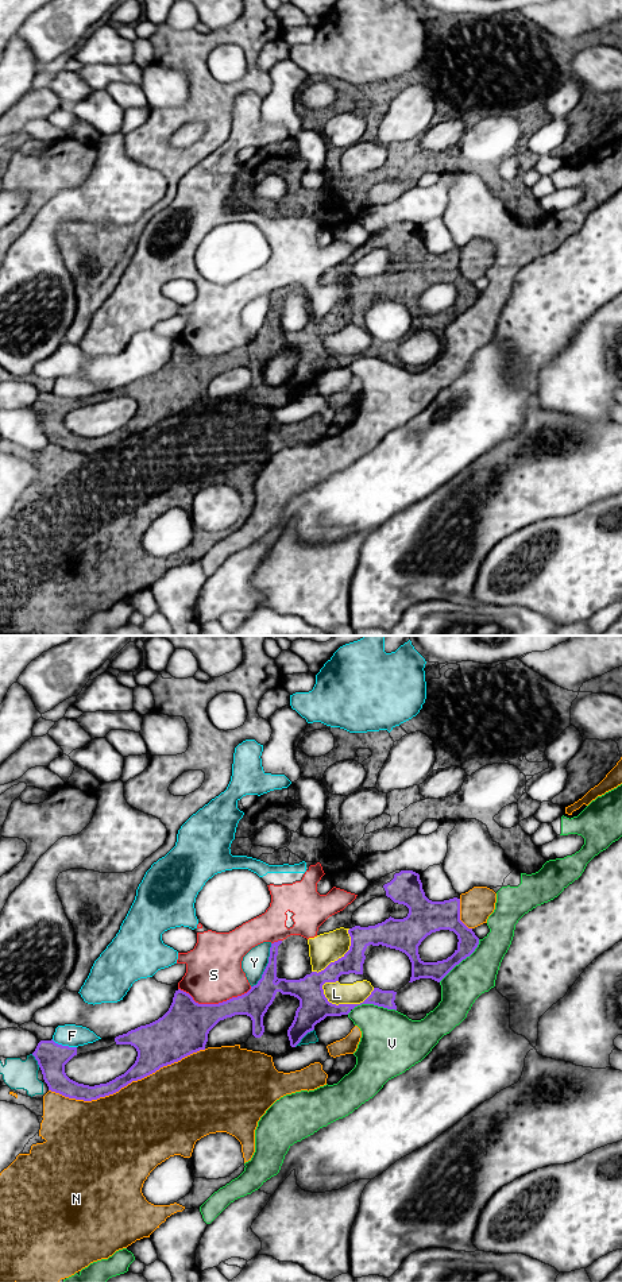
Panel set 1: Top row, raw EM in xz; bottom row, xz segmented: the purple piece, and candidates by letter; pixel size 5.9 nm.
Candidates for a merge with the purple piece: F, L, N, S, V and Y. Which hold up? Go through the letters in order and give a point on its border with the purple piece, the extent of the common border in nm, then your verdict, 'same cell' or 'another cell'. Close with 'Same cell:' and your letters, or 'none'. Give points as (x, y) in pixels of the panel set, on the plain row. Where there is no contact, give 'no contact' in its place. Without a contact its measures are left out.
F: xz (64, 398) | 160 nm | another cell
L: xz (344, 356) | 320 nm | another cell
N: xz (127, 436) | 950 nm | another cell
S: xz (215, 356) | 440 nm | another cell
V: xz (371, 355) | 300 nm | another cell
Y: xz (266, 319) | 300 nm | another cell
Same cell: none

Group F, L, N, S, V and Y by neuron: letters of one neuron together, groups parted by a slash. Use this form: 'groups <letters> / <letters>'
groups F L S V / N / Y

